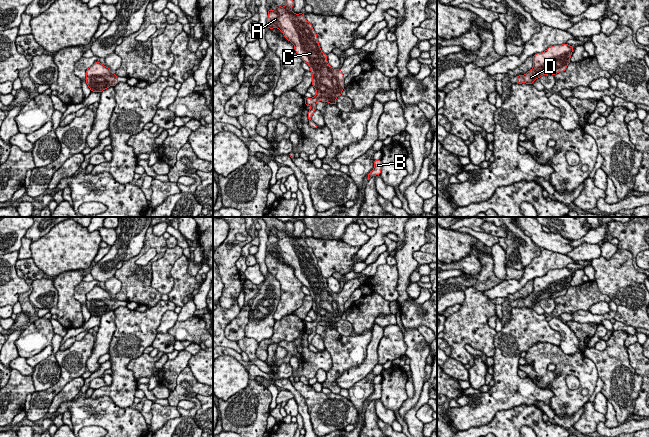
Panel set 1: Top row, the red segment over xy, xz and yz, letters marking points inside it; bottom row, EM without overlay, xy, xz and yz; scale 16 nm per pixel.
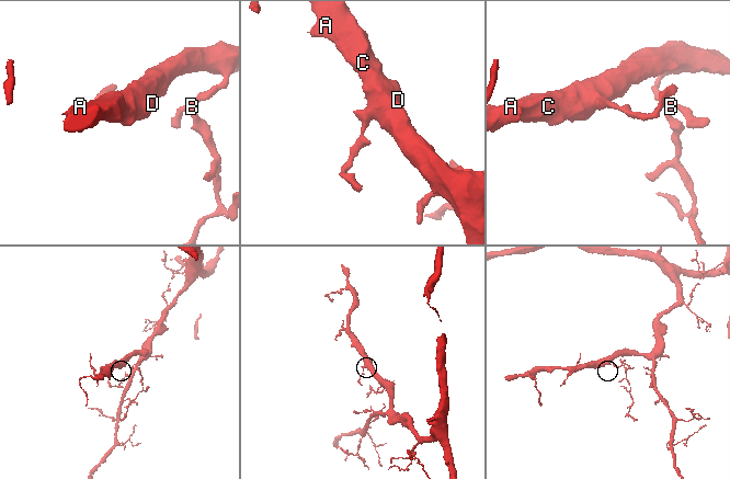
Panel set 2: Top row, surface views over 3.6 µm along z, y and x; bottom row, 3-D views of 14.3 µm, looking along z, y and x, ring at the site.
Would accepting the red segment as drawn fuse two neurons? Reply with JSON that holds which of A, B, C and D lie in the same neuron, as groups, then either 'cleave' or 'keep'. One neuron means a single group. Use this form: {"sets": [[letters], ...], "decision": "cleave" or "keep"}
{"sets": [["A", "B", "C", "D"]], "decision": "keep"}

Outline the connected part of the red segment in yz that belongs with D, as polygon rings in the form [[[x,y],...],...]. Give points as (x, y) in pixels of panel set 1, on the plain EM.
[[[566,268],[550,270],[542,277],[533,279],[533,292],[524,299],[518,299],[516,307],[530,308],[543,299],[556,299],[567,293],[574,271]]]

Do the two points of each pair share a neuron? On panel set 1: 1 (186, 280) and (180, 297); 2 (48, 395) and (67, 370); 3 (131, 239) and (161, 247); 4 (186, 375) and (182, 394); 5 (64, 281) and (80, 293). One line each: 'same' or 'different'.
1: same
2: same
3: different
4: same
5: different

